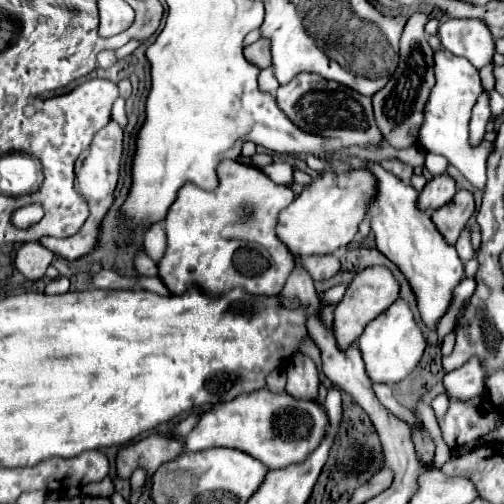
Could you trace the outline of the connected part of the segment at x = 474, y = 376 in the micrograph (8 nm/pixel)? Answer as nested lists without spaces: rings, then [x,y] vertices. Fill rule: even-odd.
[[[471,358],[465,366],[445,374],[443,378],[443,386],[445,386],[445,394],[449,396],[449,400],[469,400],[473,396],[483,394],[485,384],[483,384],[483,376],[485,370],[481,368],[477,358]]]

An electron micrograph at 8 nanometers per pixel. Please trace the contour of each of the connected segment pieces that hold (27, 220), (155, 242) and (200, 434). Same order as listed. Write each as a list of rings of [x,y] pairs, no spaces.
[[[29,204],[25,208],[19,208],[13,212],[13,224],[21,229],[27,229],[36,224],[43,217],[43,208],[39,204]]]
[[[155,224],[155,226],[145,230],[143,248],[145,248],[147,256],[153,258],[157,264],[159,264],[161,256],[165,254],[165,242],[167,242],[167,236],[165,236],[165,226],[163,224]]]
[[[267,388],[237,396],[231,402],[217,404],[207,410],[199,424],[187,434],[185,450],[207,450],[215,446],[237,448],[261,460],[269,468],[287,468],[289,464],[303,462],[317,444],[325,438],[329,416],[319,402],[297,400],[287,392],[273,394]]]

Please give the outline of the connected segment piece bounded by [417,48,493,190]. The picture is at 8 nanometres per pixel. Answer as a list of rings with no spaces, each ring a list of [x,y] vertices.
[[[445,48],[437,50],[433,60],[435,60],[435,80],[437,82],[425,104],[425,116],[423,116],[423,124],[419,128],[417,144],[425,152],[445,156],[449,160],[449,164],[453,164],[477,190],[483,190],[485,180],[487,180],[485,162],[487,162],[493,145],[483,141],[477,148],[473,148],[473,144],[469,144],[471,108],[483,92],[479,72],[473,68],[473,64],[469,64],[469,60],[455,56],[455,54],[447,52]]]

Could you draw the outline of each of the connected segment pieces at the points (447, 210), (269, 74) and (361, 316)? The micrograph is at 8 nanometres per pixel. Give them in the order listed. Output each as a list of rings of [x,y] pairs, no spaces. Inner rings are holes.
[[[459,190],[453,200],[441,208],[437,208],[431,218],[437,230],[443,234],[443,238],[449,244],[455,244],[463,228],[467,226],[467,220],[475,212],[475,196],[469,190]]]
[[[271,66],[265,68],[265,70],[261,70],[261,74],[259,74],[259,88],[267,90],[271,94],[277,92],[279,84],[277,84],[277,78],[273,78],[273,68]]]
[[[369,266],[363,272],[359,272],[353,282],[349,284],[343,300],[335,308],[335,320],[333,330],[337,336],[337,342],[341,348],[347,348],[349,344],[355,344],[357,338],[363,334],[367,322],[371,322],[375,316],[385,312],[395,300],[399,298],[399,282],[385,266]]]

